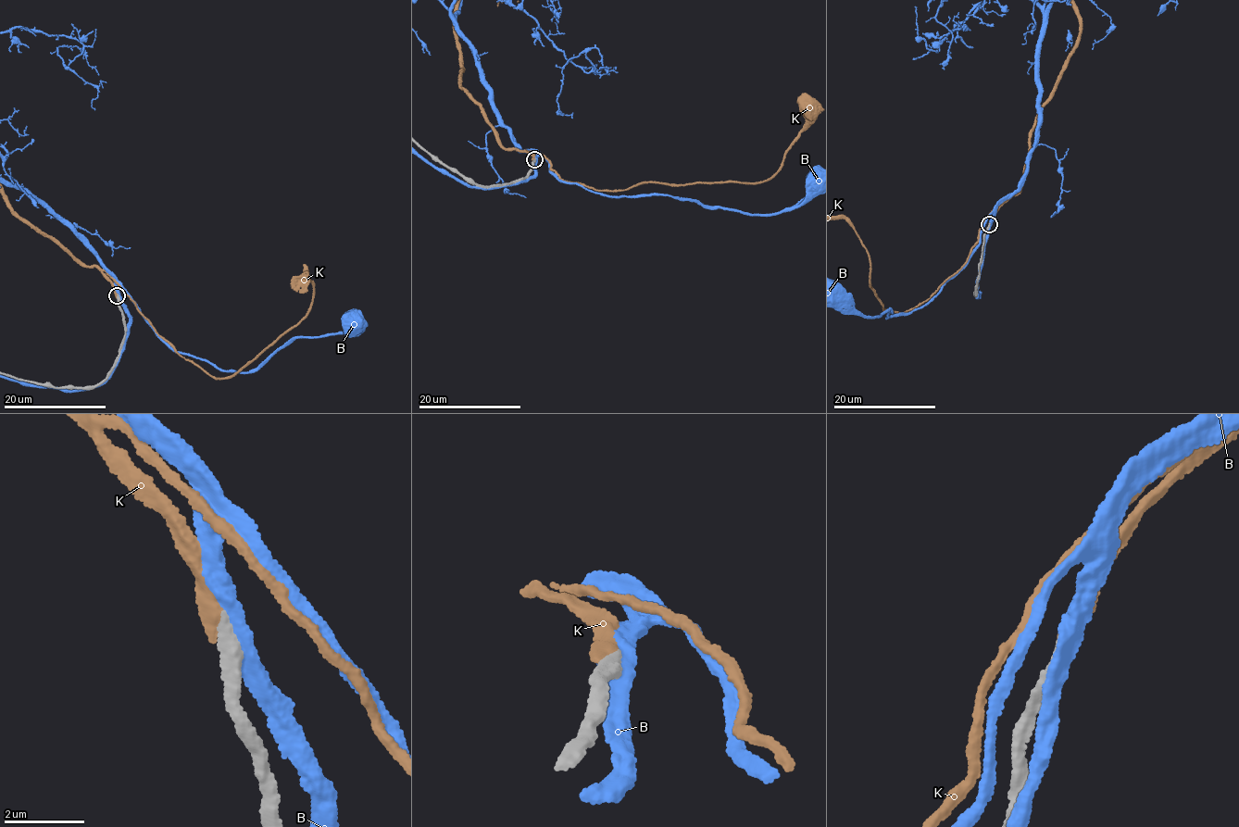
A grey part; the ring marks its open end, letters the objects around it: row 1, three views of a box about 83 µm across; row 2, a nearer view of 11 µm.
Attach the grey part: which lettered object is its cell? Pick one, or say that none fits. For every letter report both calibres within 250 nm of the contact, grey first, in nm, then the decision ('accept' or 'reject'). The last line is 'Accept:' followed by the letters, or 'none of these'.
B: 380/440 nm | reject
K: 320/360 nm | accept
Accept: K

